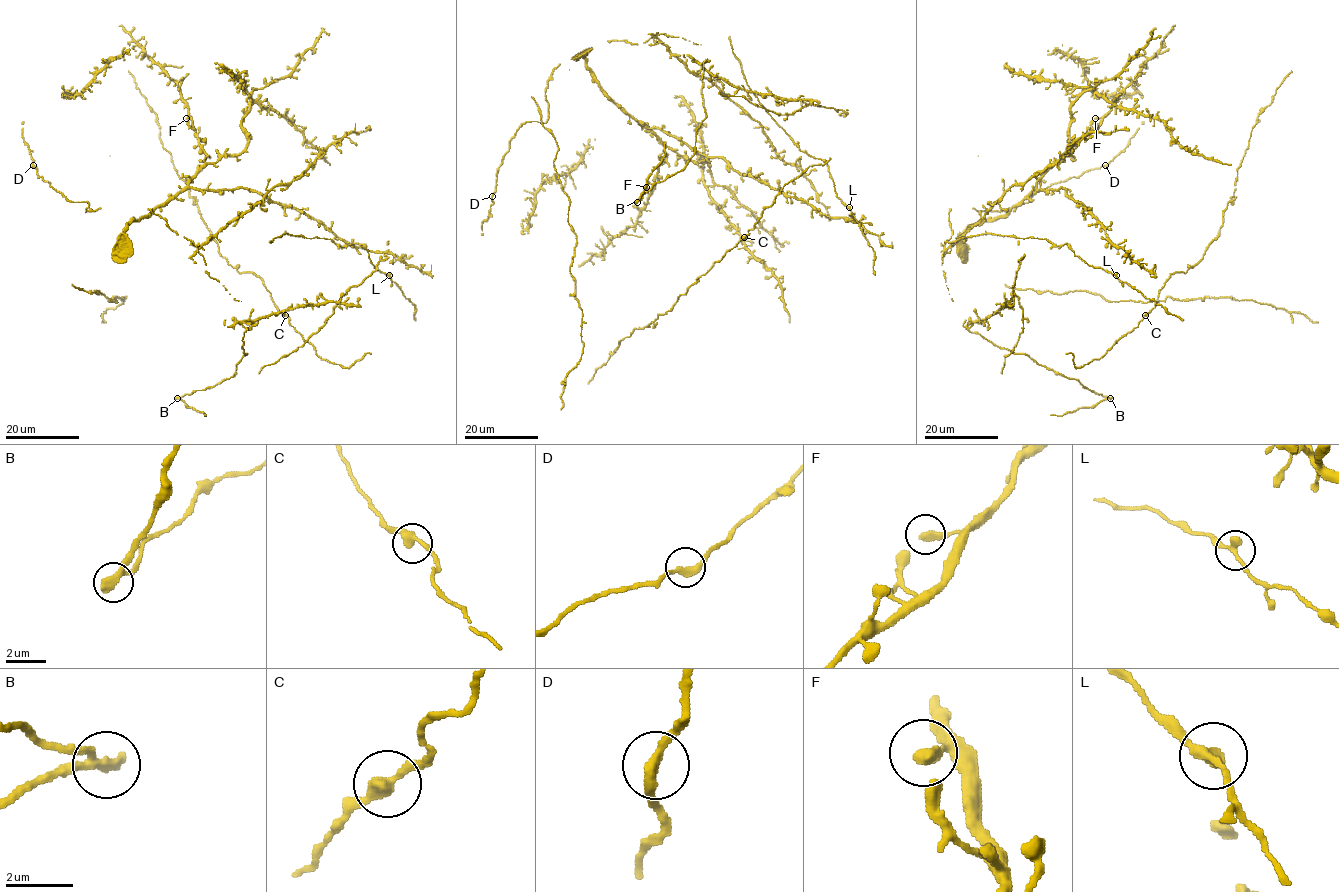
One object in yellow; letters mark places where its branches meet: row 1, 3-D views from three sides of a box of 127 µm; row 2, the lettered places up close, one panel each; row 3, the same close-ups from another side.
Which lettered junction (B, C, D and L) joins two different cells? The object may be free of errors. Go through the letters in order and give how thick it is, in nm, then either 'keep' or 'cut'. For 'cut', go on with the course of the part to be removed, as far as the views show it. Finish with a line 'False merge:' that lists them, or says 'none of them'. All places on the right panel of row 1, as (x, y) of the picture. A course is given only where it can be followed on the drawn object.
B: calibre 340 nm; cut
C: calibre 360 nm; keep
D: calibre 320 nm; keep
L: calibre 320 nm; keep
False merge: B

